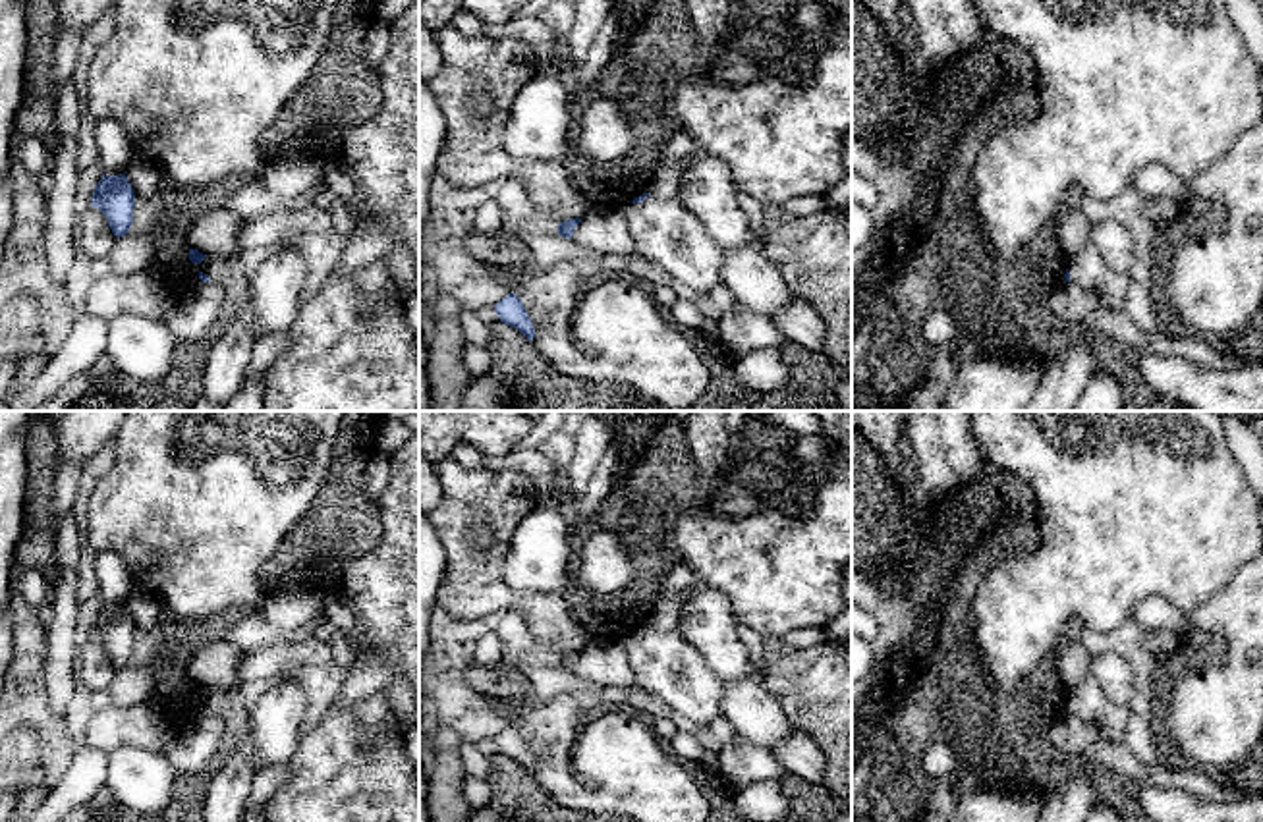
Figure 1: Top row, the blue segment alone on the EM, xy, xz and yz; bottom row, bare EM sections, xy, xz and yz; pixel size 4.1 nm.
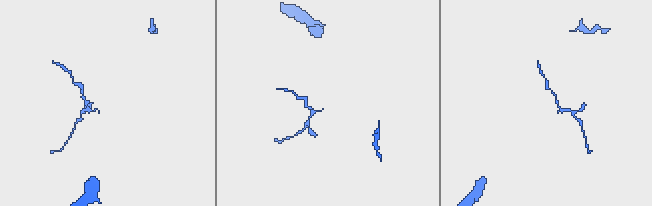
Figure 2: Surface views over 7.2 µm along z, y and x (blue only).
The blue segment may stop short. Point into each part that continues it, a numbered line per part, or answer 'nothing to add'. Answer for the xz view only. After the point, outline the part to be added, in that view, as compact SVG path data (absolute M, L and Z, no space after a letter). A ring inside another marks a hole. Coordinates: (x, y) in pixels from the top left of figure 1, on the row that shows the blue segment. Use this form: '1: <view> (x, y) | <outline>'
1: xz (665, 230) | M645 197L622 208L637 253L657 262L689 293L722 284L722 249L680 197Z

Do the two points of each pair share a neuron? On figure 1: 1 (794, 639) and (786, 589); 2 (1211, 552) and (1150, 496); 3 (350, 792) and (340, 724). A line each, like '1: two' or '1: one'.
1: two
2: one
3: one

